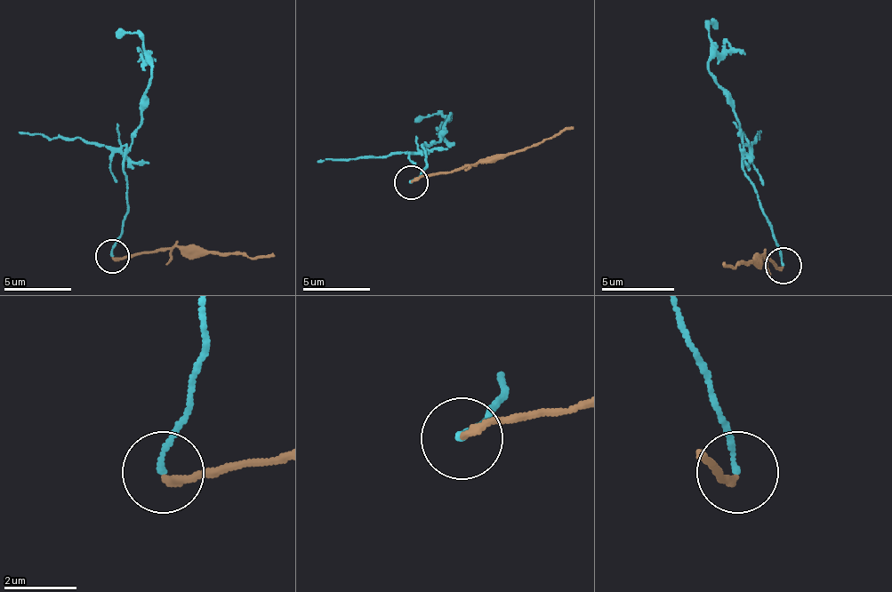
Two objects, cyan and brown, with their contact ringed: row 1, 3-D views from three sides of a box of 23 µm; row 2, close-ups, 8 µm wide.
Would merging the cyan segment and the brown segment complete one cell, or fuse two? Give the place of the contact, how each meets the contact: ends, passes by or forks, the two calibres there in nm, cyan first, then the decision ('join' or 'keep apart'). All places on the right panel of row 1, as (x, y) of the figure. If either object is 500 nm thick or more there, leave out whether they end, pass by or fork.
(783, 265) | cyan ends | brown ends | 150/190 nm | keep apart

